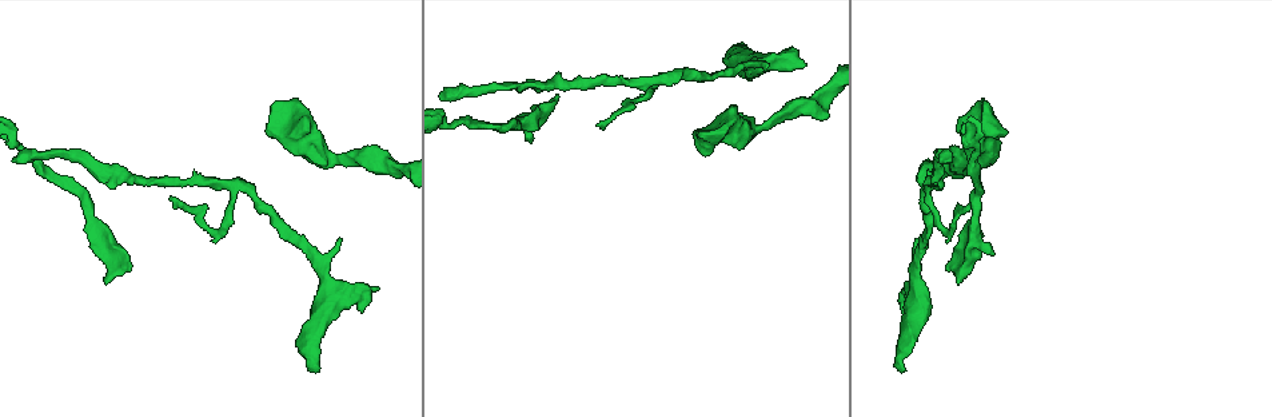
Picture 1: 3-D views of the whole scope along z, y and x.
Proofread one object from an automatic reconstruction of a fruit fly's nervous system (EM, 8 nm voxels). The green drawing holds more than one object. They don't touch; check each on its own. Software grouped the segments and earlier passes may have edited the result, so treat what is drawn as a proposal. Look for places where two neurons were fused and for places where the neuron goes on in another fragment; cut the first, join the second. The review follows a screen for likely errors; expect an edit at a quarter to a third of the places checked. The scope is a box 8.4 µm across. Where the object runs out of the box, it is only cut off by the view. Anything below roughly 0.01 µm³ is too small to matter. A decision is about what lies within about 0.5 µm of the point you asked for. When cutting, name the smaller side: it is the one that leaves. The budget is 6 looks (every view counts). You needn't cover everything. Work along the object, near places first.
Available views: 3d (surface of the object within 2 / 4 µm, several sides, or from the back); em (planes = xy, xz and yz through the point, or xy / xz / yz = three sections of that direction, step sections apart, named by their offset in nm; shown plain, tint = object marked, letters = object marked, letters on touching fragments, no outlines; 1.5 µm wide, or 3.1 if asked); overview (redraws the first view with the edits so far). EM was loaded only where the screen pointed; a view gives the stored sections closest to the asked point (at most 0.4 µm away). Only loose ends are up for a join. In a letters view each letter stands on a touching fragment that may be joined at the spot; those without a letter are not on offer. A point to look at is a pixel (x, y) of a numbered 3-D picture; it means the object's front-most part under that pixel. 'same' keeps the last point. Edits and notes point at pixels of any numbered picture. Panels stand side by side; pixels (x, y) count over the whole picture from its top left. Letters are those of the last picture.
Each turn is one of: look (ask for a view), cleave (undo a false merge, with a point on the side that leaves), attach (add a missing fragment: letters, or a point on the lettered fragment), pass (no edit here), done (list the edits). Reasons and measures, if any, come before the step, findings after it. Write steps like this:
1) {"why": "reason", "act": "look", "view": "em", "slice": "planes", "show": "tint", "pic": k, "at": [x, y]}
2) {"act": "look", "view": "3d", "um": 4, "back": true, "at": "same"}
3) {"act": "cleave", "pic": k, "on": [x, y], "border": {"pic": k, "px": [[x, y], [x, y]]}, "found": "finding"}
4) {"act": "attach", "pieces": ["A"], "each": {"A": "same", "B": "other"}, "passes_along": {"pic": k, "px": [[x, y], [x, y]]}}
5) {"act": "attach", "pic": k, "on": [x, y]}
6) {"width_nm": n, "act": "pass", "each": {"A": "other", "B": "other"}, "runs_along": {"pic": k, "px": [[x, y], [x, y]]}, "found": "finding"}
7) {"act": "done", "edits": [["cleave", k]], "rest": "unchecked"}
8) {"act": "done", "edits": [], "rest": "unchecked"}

{"why": "an open end", "act": "look", "view": "3d", "um": 2, "pic": 1, "at": [991, 253]}

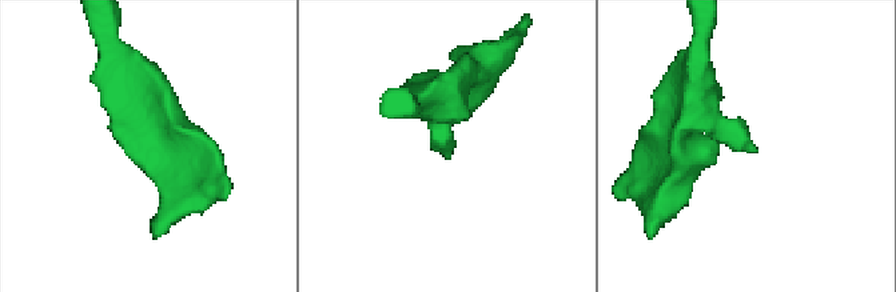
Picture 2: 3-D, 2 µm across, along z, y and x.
{"act": "look", "view": "em", "slice": "xy", "step": 4, "show": "tint", "pic": 2, "at": [452, 152]}

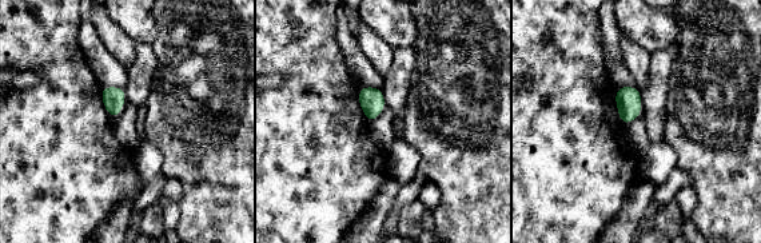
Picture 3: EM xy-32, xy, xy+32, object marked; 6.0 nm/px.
{"why": "see the neighbours", "act": "look", "view": "em", "slice": "xy", "step": 4, "show": "letters", "at": "same"}

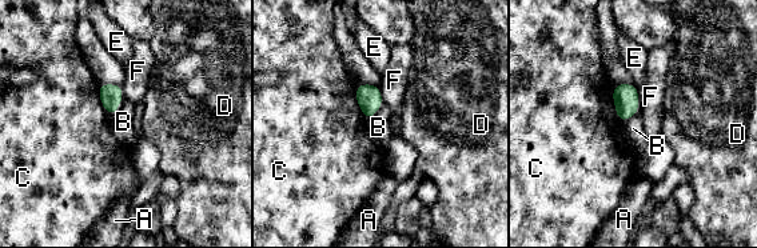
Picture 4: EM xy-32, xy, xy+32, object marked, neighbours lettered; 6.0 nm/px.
{"act": "pass", "each": {"A": "other", "B": "other", "C": "other", "D": "other", "E": "other", "F": "other"}, "border": {"pic": 4, "px": [[633, 83], [637, 90]]}, "found": "none of them fits"}

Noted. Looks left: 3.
{"why": "tapers out", "act": "look", "view": "em", "slice": "planes", "show": "letters", "pic": 1, "at": [168, 198]}

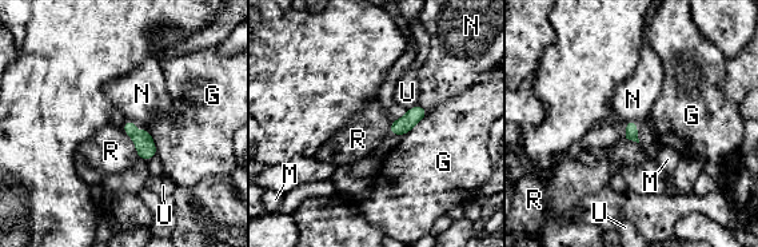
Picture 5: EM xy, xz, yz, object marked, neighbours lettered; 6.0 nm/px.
{"width_nm": 80, "act": "pass", "each": {"G": "other", "M": "other", "N": "other", "R": "other", "U": "other"}, "found": "none of them fits"}

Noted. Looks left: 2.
{"why": "an open end", "act": "look", "view": "em", "slice": "yz", "step": 4, "show": "letters", "pic": 1, "at": [312, 369]}

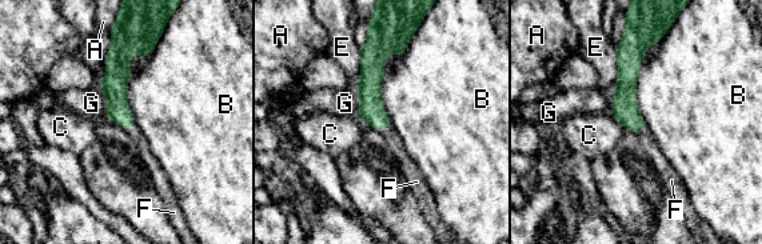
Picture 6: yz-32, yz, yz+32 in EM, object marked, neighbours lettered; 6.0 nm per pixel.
{"act": "attach", "pieces": ["F"], "each": {"A": "other", "B": "other", "C": "other", "E": "other", "F": "same", "G": "other"}, "passes_along": {"pic": 6, "px": [[371, 110], [386, 128], [391, 136]]}, "found": "the neuron continues"}

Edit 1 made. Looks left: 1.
{"act": "done", "edits": [["attach", 6]], "rest": "unchecked"}

